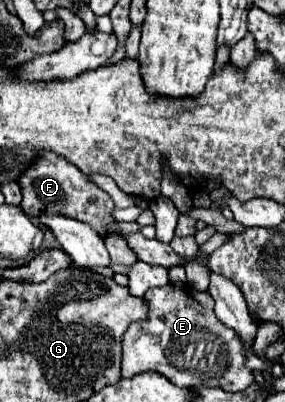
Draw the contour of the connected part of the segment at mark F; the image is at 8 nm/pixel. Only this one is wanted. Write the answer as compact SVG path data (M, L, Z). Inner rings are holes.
M42 153L36 163L32 167L28 167L28 171L24 171L24 175L18 181L22 185L22 209L26 211L26 215L40 225L40 217L44 213L50 215L66 215L78 221L88 223L94 231L98 231L102 237L108 235L108 225L116 223L116 219L112 217L114 211L114 203L110 199L110 195L106 191L102 191L88 175L82 175L82 171L78 171L78 167L74 167L72 163L68 163L66 159L52 155L52 153Z

